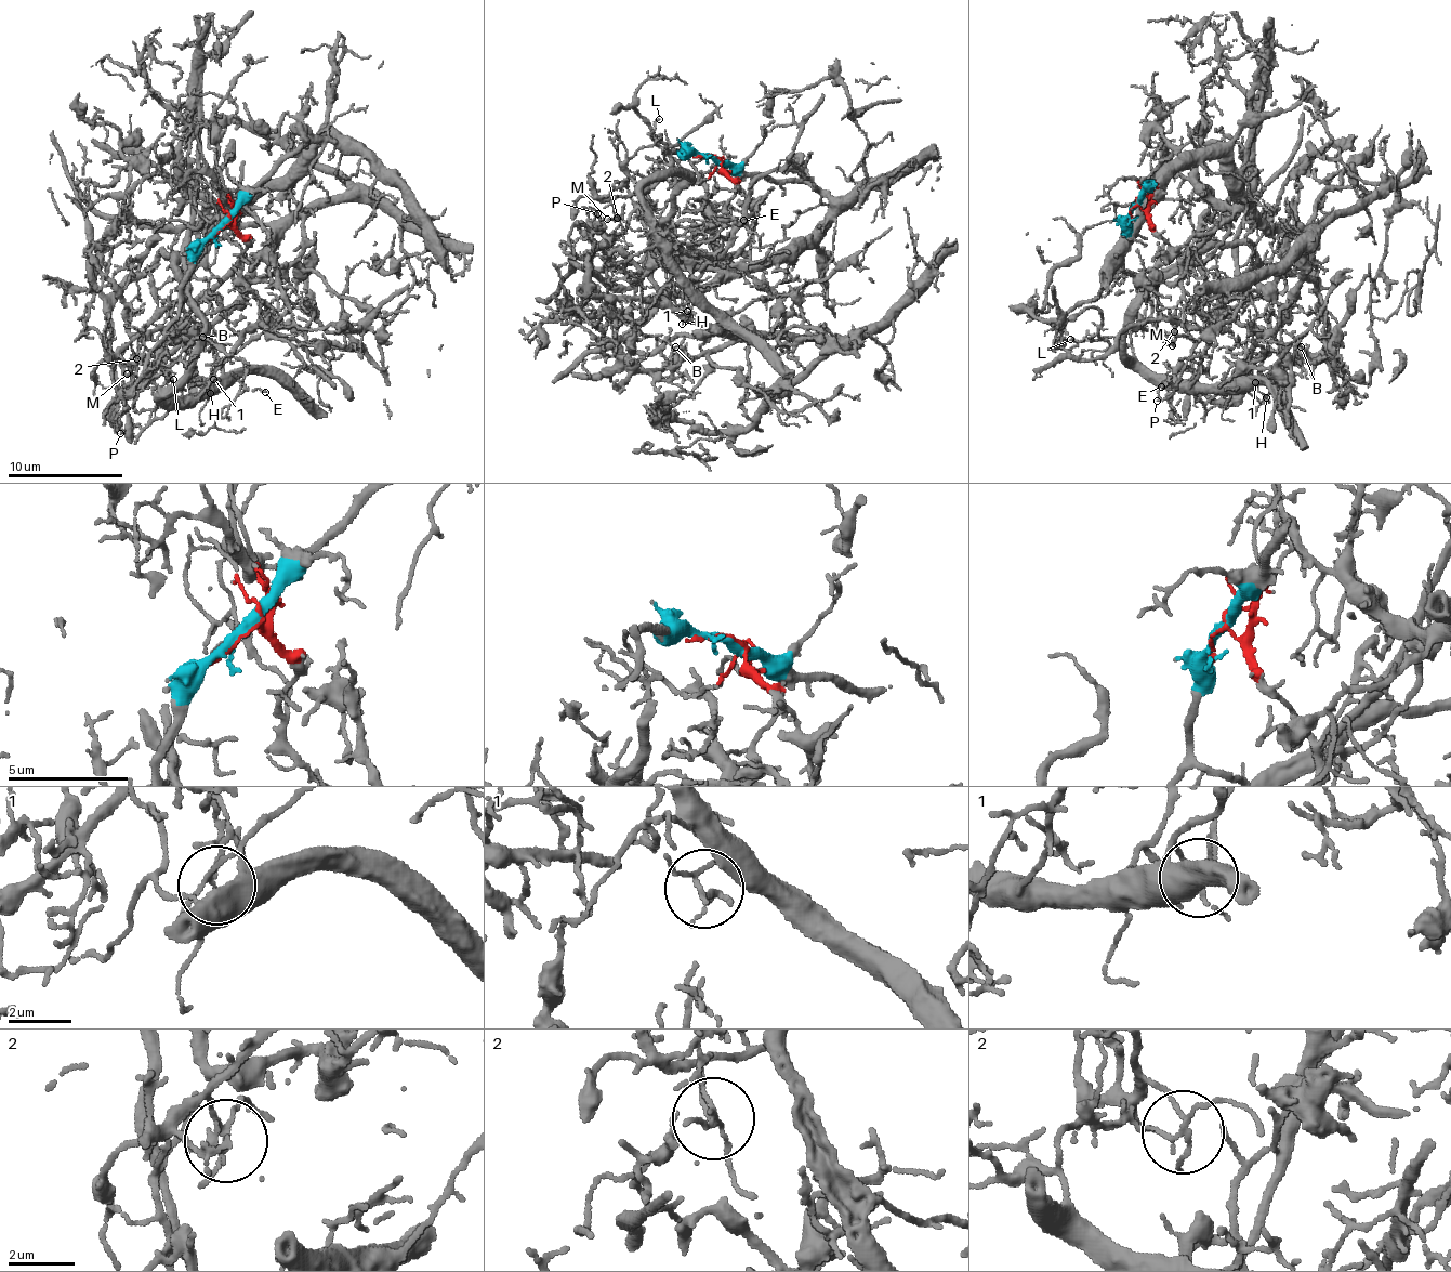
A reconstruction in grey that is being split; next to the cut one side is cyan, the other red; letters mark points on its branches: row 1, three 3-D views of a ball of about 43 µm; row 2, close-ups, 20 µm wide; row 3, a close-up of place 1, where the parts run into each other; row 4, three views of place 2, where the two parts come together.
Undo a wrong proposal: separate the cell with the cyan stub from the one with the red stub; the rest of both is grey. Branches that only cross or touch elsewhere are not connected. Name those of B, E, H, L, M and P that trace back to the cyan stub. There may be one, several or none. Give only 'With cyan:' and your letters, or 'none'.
With cyan: B, M, P

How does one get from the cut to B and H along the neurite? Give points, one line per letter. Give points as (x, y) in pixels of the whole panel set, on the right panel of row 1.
B: (1131, 208), (1163, 149), (1221, 156), (1244, 202), (1186, 245), (1232, 284), (1305, 248), (1332, 352), (1300, 345)
H: (1131, 208), (1178, 262), (1175, 314), (1208, 336), (1190, 384), (1222, 388), (1247, 371), (1267, 398)

